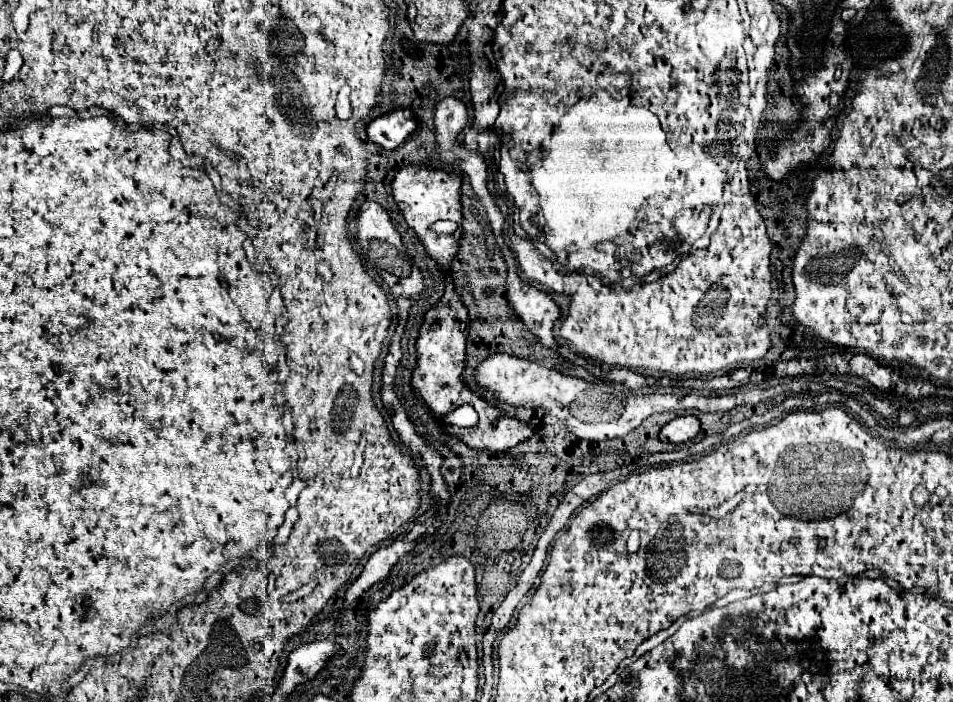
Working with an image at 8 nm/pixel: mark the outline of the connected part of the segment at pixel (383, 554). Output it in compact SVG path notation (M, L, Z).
M400 537L394 541L394 545L384 547L384 549L378 549L376 553L372 553L370 559L368 559L368 563L364 565L360 577L348 587L346 603L358 599L358 597L360 597L366 589L370 589L374 583L386 579L386 577L390 575L392 565L396 565L402 555L414 551L416 543L416 541L403 541L403 537Z

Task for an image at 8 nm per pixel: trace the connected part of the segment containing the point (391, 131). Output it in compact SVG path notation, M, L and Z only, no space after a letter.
M410 109L390 111L378 119L374 119L366 131L370 141L378 143L384 149L396 149L408 141L408 137L418 129L418 121L414 119Z

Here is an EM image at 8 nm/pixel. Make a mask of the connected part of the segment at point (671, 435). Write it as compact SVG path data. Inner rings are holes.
M684 415L684 417L676 417L670 423L666 423L658 439L664 443L678 445L678 443L690 441L698 431L700 431L700 421L694 415Z

